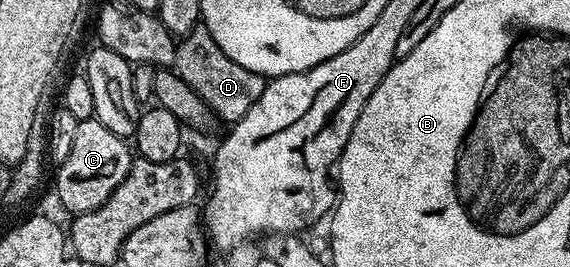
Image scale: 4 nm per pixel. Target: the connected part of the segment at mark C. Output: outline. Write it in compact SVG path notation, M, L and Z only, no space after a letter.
M96 116L78 122L75 128L75 140L71 144L71 153L67 156L67 160L63 160L56 167L57 198L61 201L62 208L70 210L70 215L76 216L89 213L104 205L106 200L112 196L112 193L119 188L121 181L128 176L129 167L134 159L130 143L124 138L115 136L115 132L111 132L111 128L103 125Z

